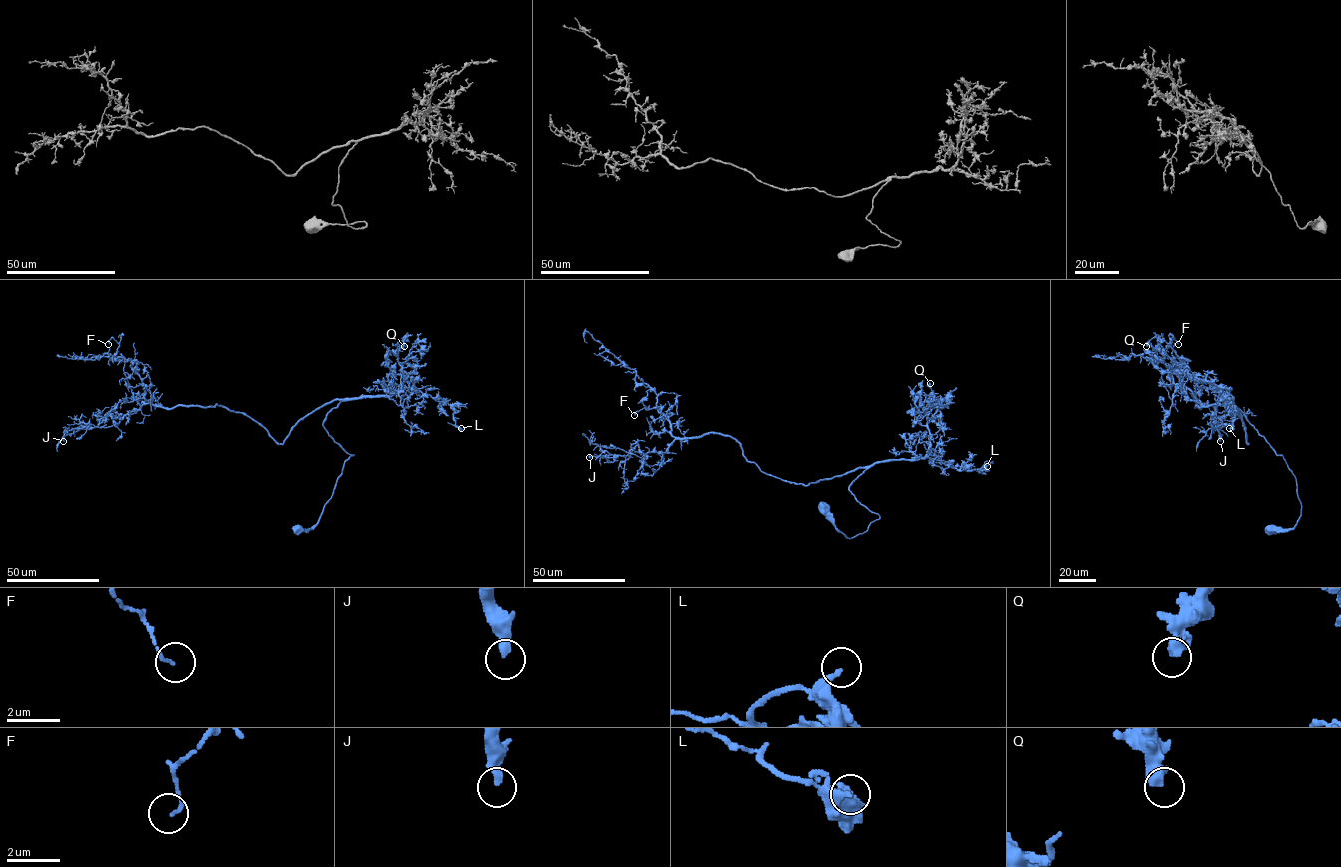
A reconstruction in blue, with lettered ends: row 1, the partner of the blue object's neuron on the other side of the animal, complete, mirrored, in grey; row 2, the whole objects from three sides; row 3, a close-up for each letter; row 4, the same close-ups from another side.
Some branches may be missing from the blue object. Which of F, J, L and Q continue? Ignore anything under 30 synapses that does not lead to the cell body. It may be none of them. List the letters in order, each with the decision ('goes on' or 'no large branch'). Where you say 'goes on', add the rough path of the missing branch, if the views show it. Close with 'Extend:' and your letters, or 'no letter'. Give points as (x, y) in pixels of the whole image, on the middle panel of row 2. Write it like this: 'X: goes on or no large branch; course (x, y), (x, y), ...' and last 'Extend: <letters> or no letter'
F: no large branch
J: no large branch
L: no large branch
Q: no large branch
Extend: no letter

